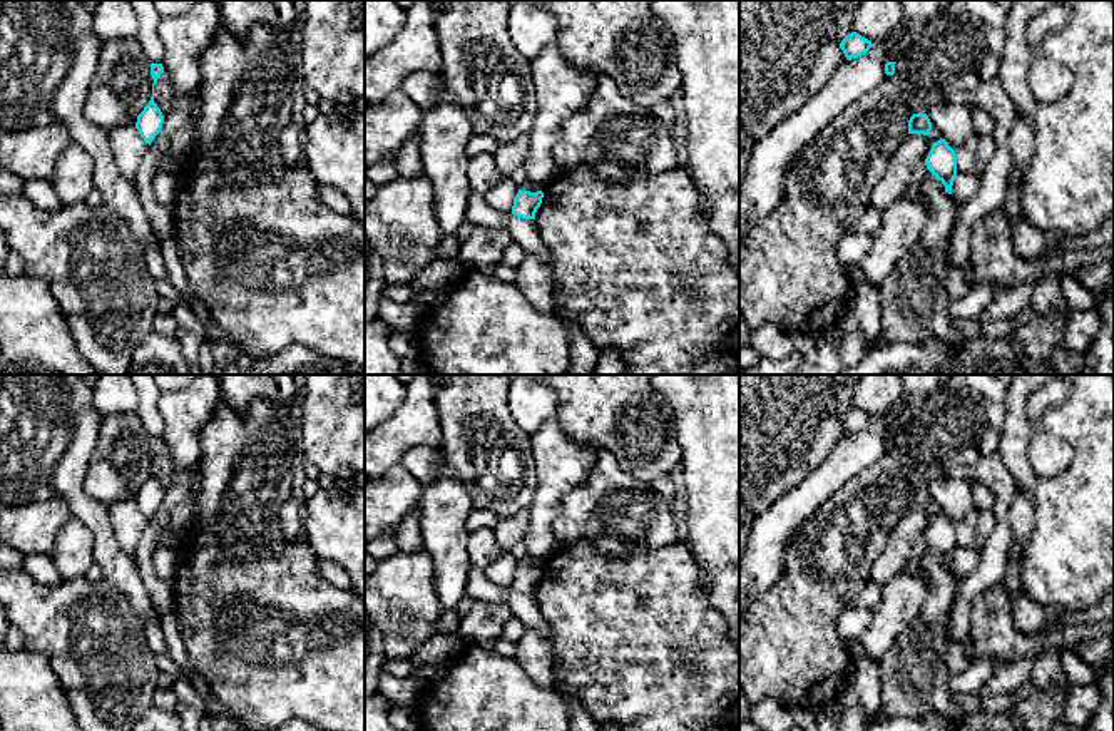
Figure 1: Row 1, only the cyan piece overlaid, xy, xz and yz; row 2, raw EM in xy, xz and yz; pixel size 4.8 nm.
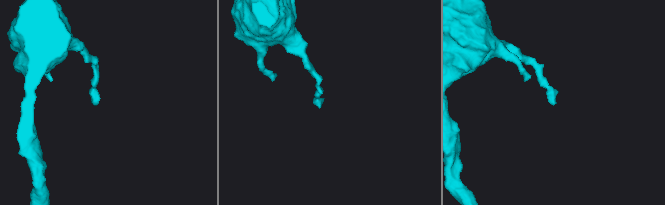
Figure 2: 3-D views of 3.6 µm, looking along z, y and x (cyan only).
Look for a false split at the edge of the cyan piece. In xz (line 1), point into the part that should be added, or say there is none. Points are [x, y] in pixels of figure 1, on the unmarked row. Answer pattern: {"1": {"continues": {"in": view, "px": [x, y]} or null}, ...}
{"1": {"continues": null}}

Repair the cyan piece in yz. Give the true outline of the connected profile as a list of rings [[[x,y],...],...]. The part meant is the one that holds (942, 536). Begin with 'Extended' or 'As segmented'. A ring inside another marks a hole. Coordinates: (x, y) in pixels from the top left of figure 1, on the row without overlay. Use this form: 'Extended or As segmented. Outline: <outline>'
As segmented. Outline: [[[945,514],[932,520],[925,540],[945,560],[945,565],[952,569],[952,560],[957,552],[957,529]]]

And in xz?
As segmented. Outline: [[[520,565],[517,567],[512,580],[512,589],[519,590],[522,594],[535,594],[535,587],[542,579],[544,567],[530,567],[530,565]]]

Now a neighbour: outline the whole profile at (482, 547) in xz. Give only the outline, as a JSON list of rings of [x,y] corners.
[[[490,527],[470,532],[467,552],[472,565],[480,570],[485,570],[503,554]]]

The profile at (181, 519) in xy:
[[[201,462],[194,465],[191,495],[184,504],[174,509],[171,517],[171,527],[167,534],[157,540],[159,545],[171,547],[181,552],[182,544],[186,542],[191,529],[192,512],[196,505],[196,497],[199,493],[199,487],[201,487]]]

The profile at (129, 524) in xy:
[[[120,500],[107,507],[112,529],[120,549],[135,557],[139,542],[149,525],[135,500]]]

